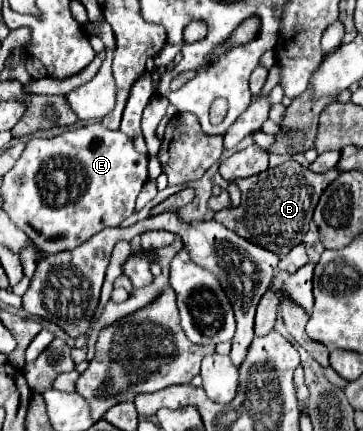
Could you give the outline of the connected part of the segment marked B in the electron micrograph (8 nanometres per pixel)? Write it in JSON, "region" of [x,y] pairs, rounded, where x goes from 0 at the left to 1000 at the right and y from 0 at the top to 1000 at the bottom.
{"region":[[[769,385],[741,390],[725,404],[702,404],[702,413],[669,413],[664,473],[642,487],[603,487],[592,497],[592,510],[620,520],[658,548],[702,561],[708,571],[725,571],[769,594],[785,594],[807,571],[835,561],[879,455],[928,408],[934,408],[928,394],[868,404],[857,394],[769,394]]]}

